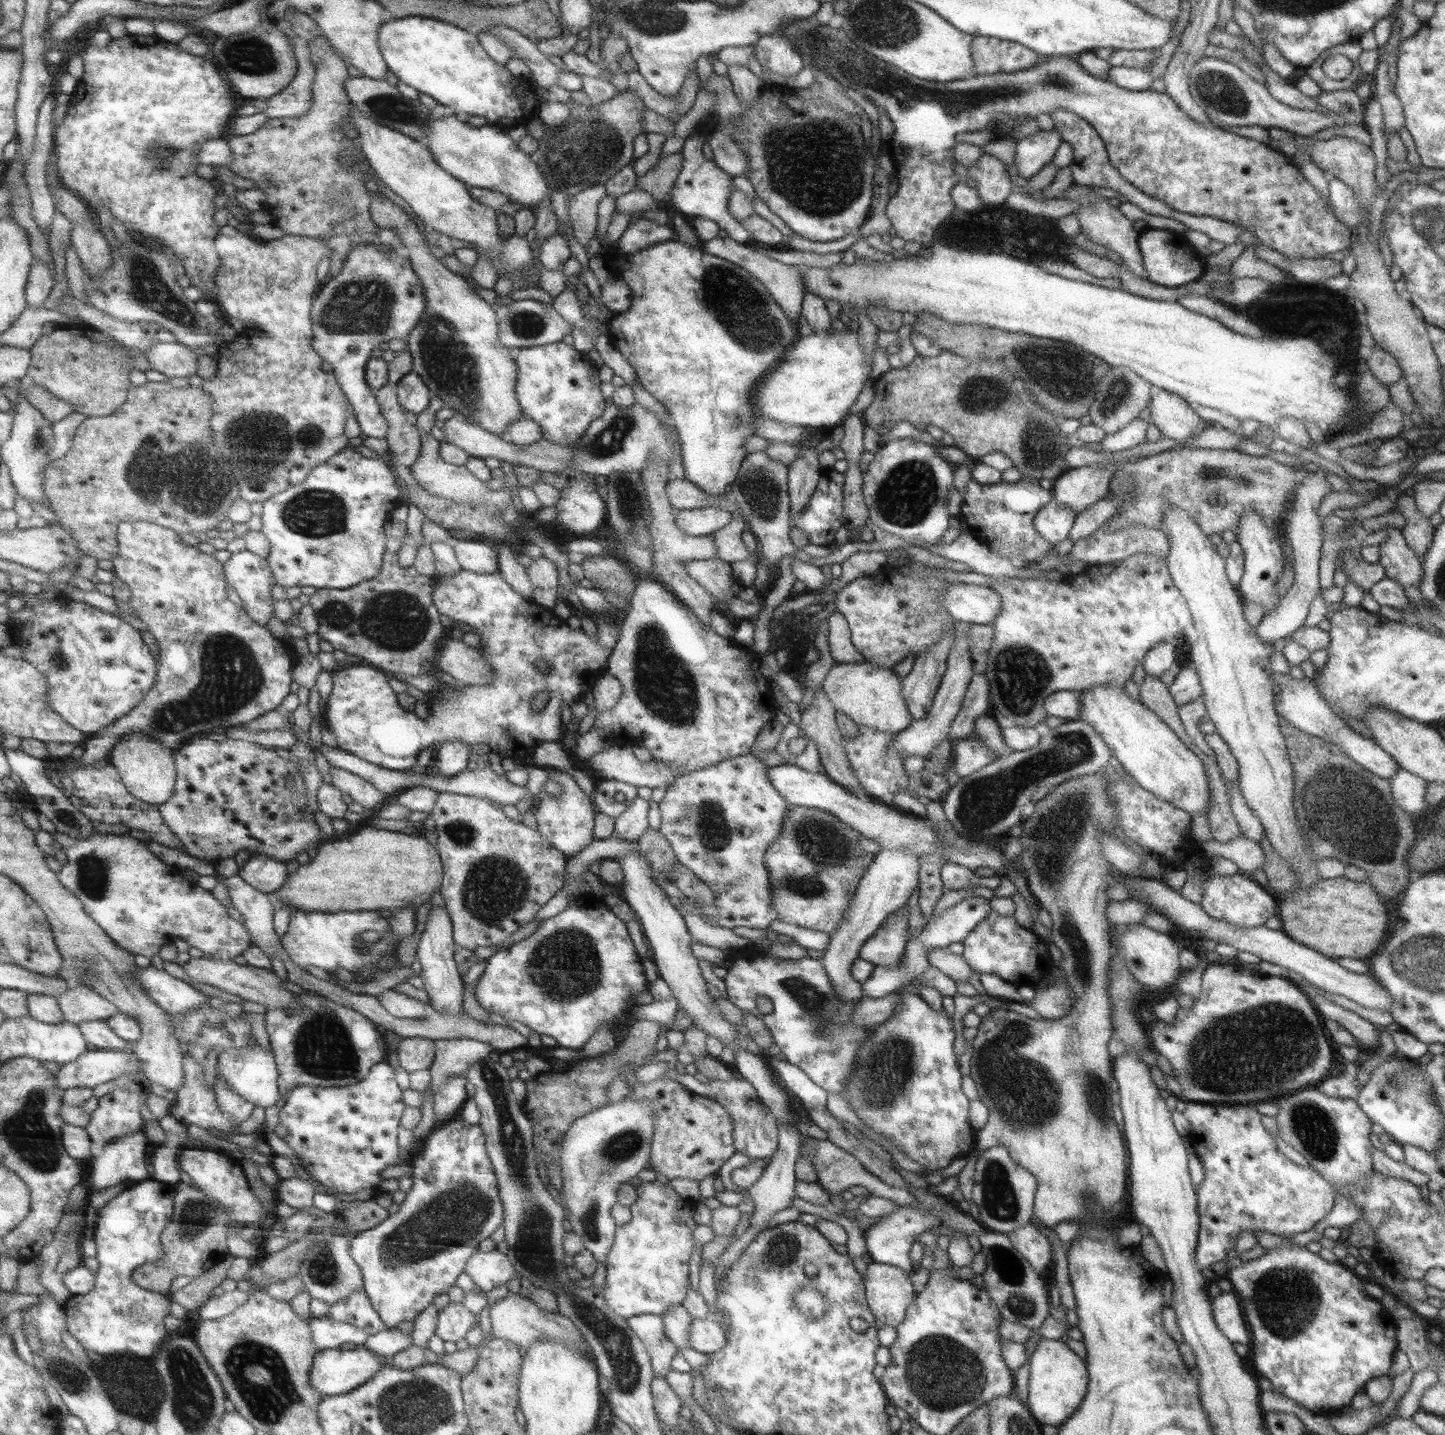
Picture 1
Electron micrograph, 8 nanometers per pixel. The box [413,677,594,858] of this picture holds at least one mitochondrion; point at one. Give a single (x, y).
(462, 834)

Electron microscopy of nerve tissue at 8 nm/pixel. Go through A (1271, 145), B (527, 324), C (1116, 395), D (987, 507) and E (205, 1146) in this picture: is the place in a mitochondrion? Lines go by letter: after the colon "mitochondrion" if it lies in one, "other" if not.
A: other
B: mitochondrion
C: mitochondrion
D: other
E: other

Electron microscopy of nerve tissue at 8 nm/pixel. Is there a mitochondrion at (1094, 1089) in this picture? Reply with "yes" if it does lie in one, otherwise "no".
yes

